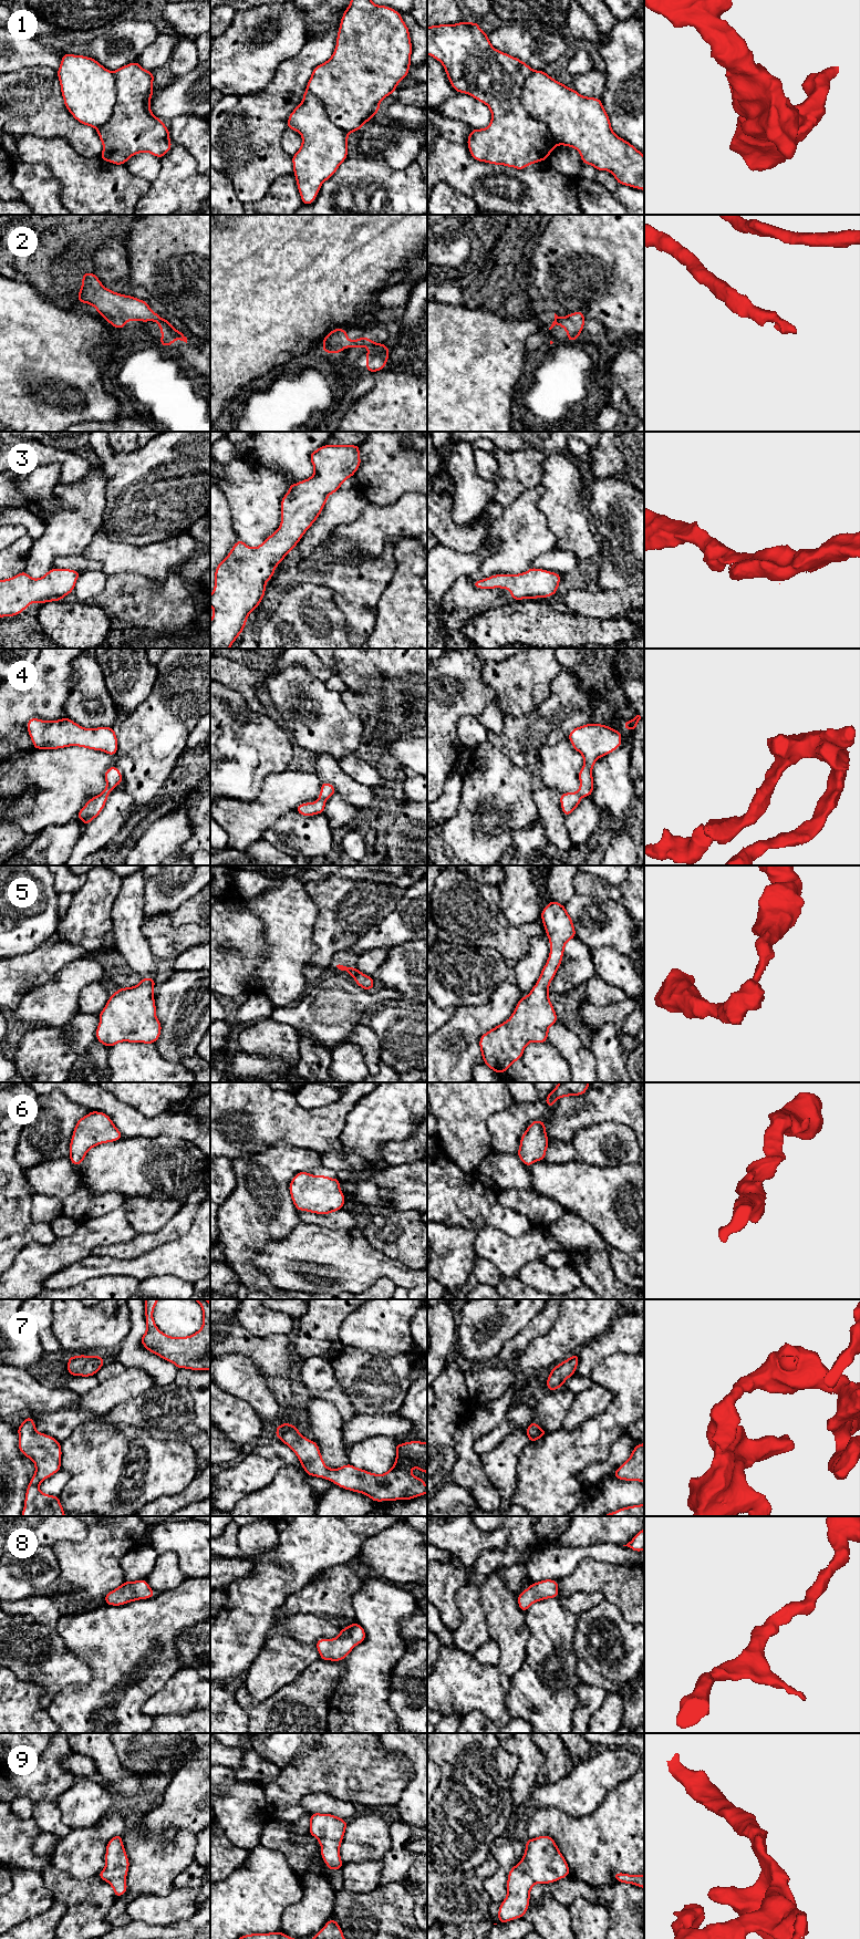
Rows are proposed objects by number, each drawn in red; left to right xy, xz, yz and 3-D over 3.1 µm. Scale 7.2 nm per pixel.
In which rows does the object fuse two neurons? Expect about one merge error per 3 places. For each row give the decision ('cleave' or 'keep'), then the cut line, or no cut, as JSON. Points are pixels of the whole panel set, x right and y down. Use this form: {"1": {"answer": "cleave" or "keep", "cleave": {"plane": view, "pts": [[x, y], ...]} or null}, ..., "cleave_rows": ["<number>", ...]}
{"1": {"answer": "keep", "cleave": null}, "2": {"answer": "cleave", "cleave": {"plane": "xz", "pts": [[374, 342], [369, 346]]}}, "3": {"answer": "keep", "cleave": null}, "4": {"answer": "keep", "cleave": null}, "5": {"answer": "keep", "cleave": null}, "6": {"answer": "keep", "cleave": null}, "7": {"answer": "keep", "cleave": null}, "8": {"answer": "keep", "cleave": null}, "9": {"answer": "keep", "cleave": null}, "cleave_rows": ["2"]}

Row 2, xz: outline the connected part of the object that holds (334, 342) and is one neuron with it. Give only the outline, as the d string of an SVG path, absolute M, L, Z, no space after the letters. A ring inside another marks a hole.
M336 328L324 336L321 350L329 354L334 354L343 352L345 348L371 346L374 343L374 341L367 339L365 335L350 341L346 330Z

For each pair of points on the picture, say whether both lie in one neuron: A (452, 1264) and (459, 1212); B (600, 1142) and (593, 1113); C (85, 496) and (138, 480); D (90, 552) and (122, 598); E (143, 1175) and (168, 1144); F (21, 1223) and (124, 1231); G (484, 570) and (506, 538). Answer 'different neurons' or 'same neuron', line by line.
A: different neurons
B: different neurons
C: different neurons
D: different neurons
E: same neuron
F: different neurons
G: same neuron

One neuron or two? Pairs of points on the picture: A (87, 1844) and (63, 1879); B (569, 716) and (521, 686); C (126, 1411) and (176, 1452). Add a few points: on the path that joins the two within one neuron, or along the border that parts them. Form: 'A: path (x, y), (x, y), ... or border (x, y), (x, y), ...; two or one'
A: border (53, 1865), (75, 1878), (93, 1877); two
B: border (556, 676), (550, 694), (536, 708), (522, 715); two
C: border (138, 1428), (145, 1429), (155, 1438), (187, 1442); two

